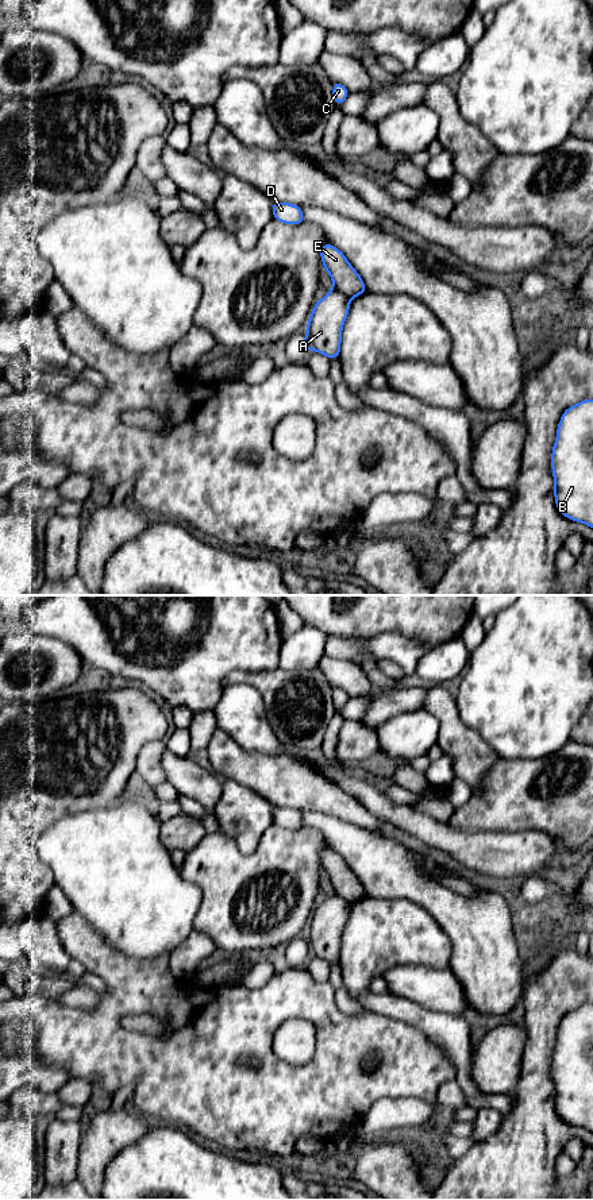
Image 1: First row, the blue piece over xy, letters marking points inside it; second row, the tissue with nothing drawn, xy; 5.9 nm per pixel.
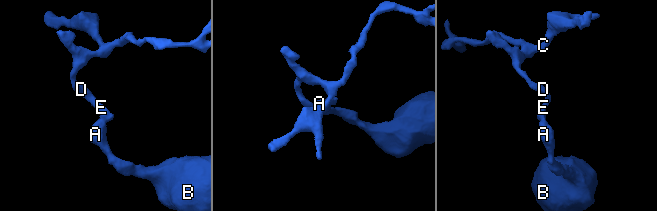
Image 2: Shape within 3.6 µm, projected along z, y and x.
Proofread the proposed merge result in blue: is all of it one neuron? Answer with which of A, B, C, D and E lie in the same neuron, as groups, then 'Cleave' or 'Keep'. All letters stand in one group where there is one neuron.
Groups: A B / C D E. Cleave

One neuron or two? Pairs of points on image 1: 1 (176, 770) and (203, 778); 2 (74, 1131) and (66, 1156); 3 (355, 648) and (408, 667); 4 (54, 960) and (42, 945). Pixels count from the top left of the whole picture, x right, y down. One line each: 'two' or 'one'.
1: one
2: one
3: one
4: one

